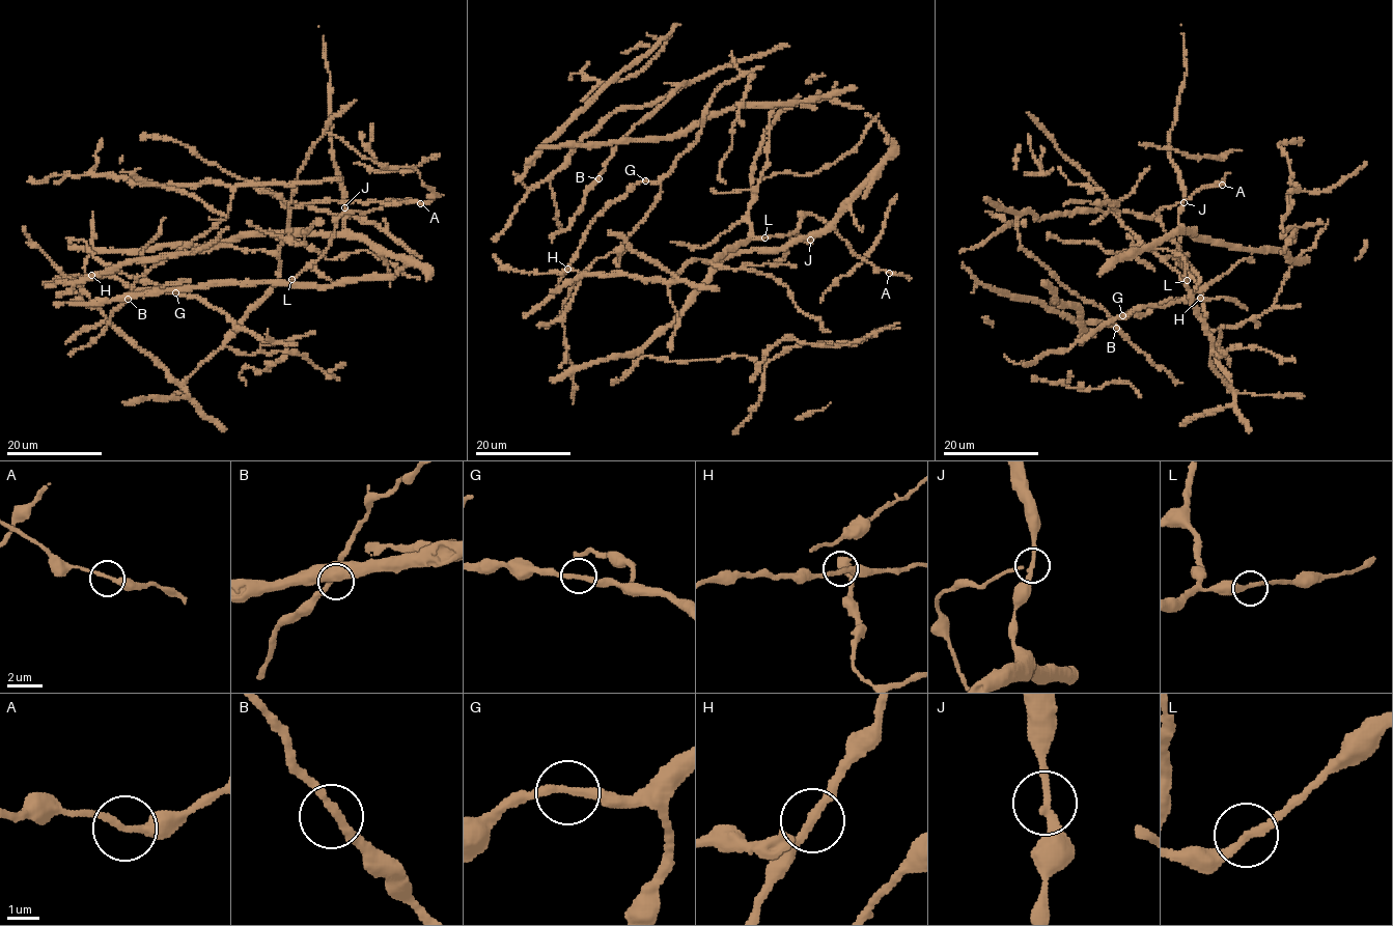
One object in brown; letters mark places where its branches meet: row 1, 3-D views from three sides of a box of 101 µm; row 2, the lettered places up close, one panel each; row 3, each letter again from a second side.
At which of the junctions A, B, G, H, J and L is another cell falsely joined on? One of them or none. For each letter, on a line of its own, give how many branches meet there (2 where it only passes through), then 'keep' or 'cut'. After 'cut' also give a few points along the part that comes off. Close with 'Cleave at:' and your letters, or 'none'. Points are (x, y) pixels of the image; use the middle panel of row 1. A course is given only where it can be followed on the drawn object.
A: 2 branches meet; keep
B: 2 branches meet; keep
G: 2 branches meet; keep
H: 2 branches meet; keep
J: 2 branches meet; keep
L: 2 branches meet; keep
Cleave at: none

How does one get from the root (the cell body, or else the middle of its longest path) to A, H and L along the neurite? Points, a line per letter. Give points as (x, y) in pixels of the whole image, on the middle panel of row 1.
A: (652, 280), (669, 282), (689, 262), (711, 262), (751, 239), (793, 233), (809, 213), (889, 273)
H: (652, 280), (623, 275), (580, 274), (570, 269), (556, 272), (561, 274), (567, 269)
L: (652, 280), (669, 282), (689, 262), (695, 259), (711, 262), (736, 244), (764, 237)

